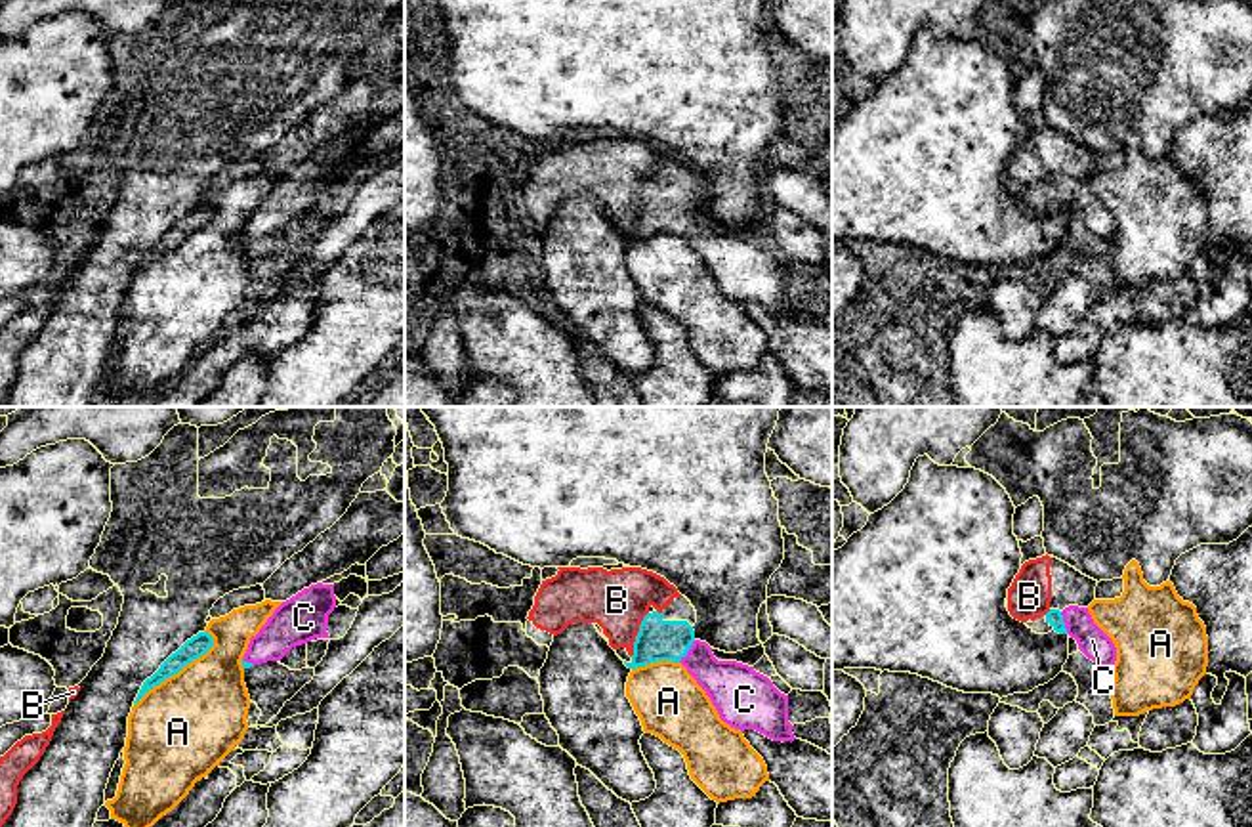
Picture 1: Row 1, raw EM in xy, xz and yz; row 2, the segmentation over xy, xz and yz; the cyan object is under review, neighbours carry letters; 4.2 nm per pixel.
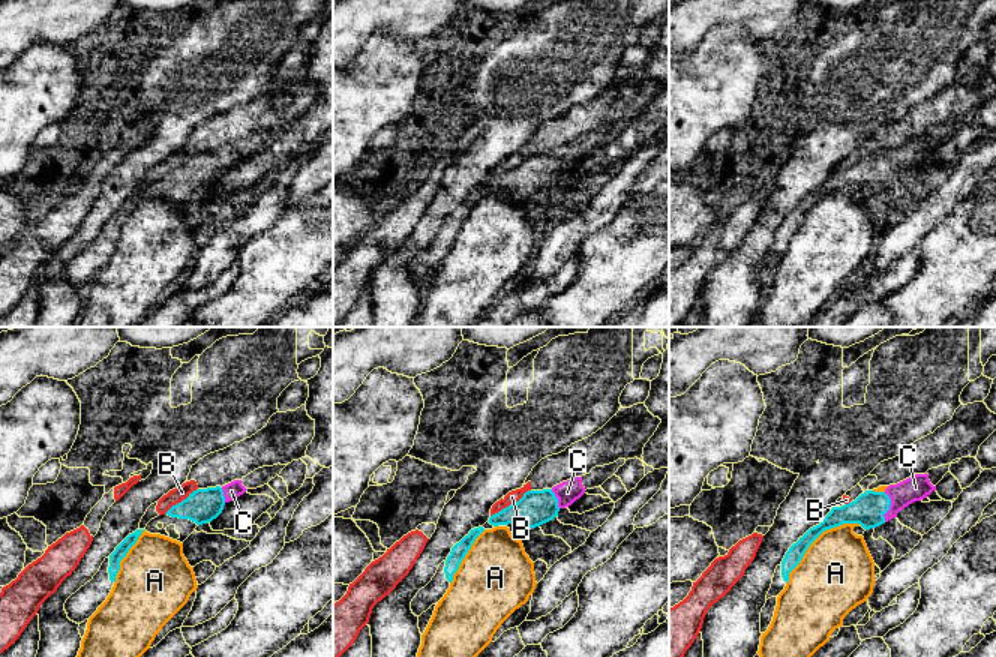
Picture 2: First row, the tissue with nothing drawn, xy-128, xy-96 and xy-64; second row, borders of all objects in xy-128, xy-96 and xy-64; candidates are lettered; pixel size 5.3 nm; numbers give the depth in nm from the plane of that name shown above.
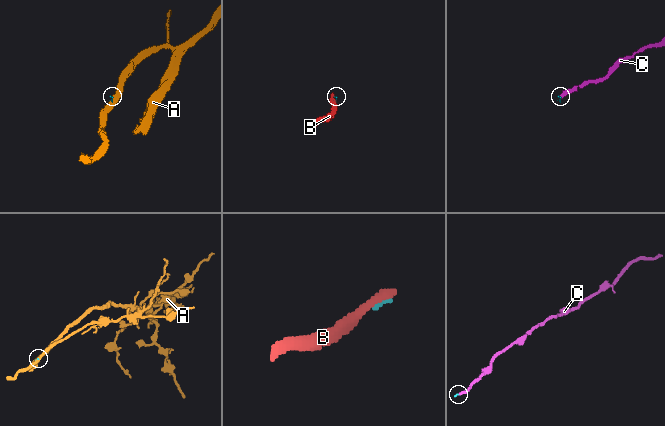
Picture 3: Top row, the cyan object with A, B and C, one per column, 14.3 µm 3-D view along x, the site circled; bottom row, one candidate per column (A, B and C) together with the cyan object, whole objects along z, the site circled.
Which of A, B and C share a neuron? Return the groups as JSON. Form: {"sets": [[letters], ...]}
{"sets": [["A"], ["B"], ["C"]]}

